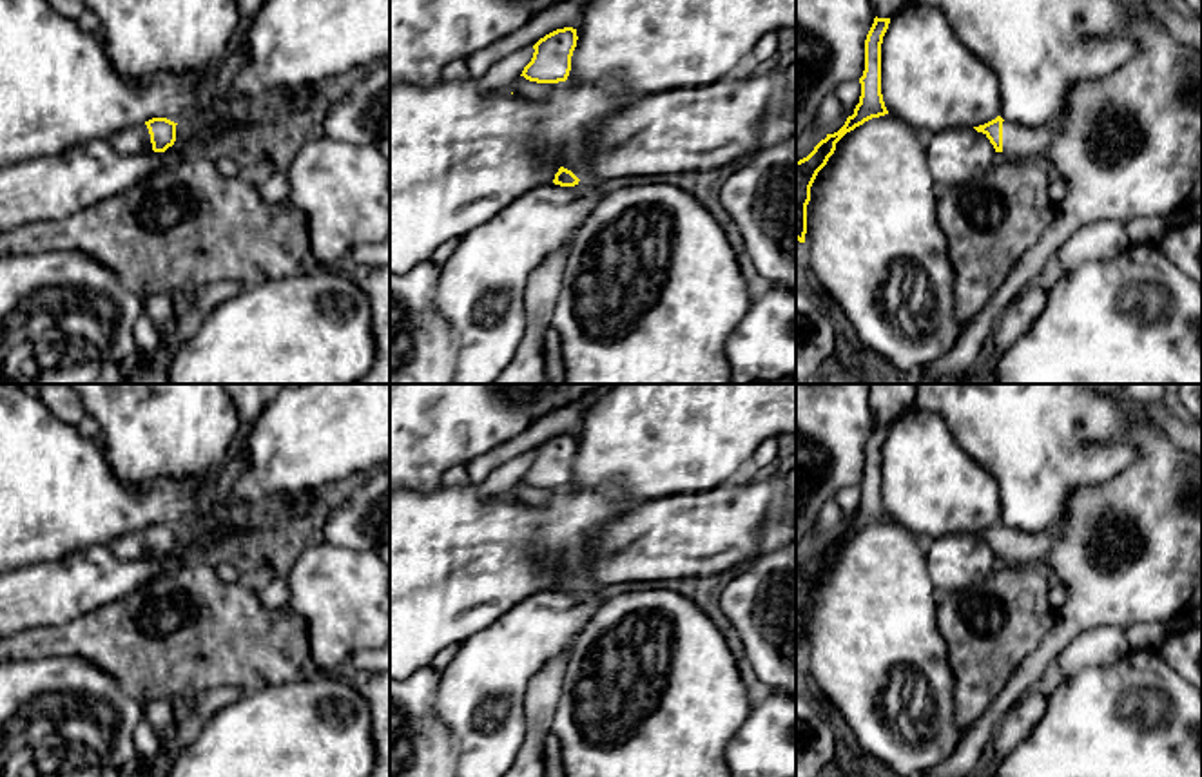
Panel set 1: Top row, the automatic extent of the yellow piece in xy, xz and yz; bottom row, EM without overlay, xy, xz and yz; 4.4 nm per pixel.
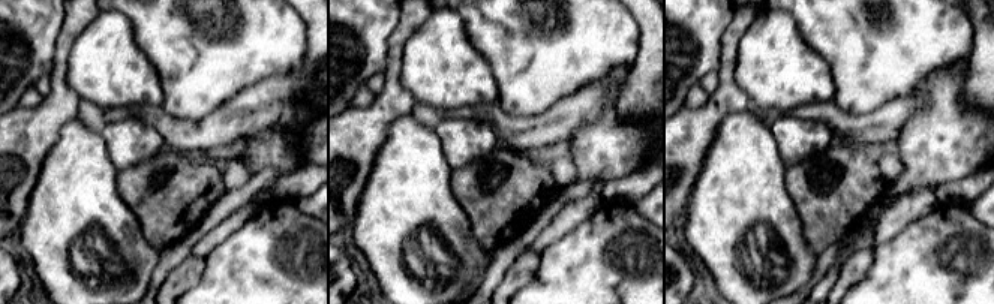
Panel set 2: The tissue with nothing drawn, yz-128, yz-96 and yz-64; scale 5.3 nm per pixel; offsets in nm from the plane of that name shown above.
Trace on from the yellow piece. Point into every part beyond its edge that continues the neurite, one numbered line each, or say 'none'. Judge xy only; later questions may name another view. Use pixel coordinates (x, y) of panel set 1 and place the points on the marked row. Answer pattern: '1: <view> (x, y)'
1: xy (135, 140)

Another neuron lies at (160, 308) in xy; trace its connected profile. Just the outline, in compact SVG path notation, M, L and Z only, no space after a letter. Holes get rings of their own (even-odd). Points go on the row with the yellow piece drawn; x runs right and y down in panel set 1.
M156 293L145 301L145 313L154 326L163 333L174 321L174 302L170 293Z

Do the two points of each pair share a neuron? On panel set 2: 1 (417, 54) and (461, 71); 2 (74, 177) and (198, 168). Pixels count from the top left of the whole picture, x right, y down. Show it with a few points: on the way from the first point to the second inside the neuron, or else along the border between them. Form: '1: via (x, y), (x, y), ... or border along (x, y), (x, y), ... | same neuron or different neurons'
1: via (428, 54), (446, 71), (450, 71) | same neuron
2: border along (117, 171), (117, 192), (129, 207) | different neurons

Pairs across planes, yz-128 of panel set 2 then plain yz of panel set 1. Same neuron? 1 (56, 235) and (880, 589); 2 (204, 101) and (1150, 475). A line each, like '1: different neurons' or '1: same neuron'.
1: same neuron
2: different neurons

